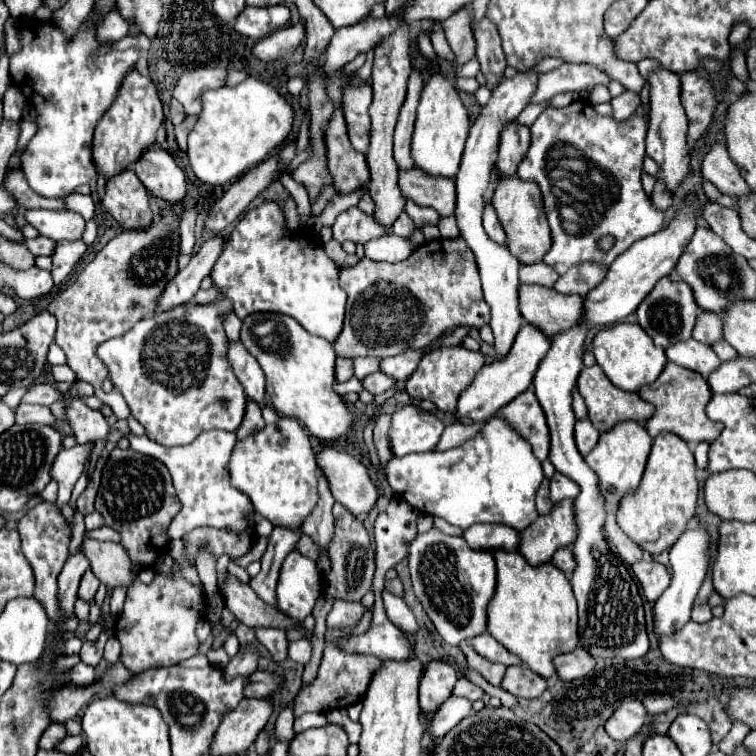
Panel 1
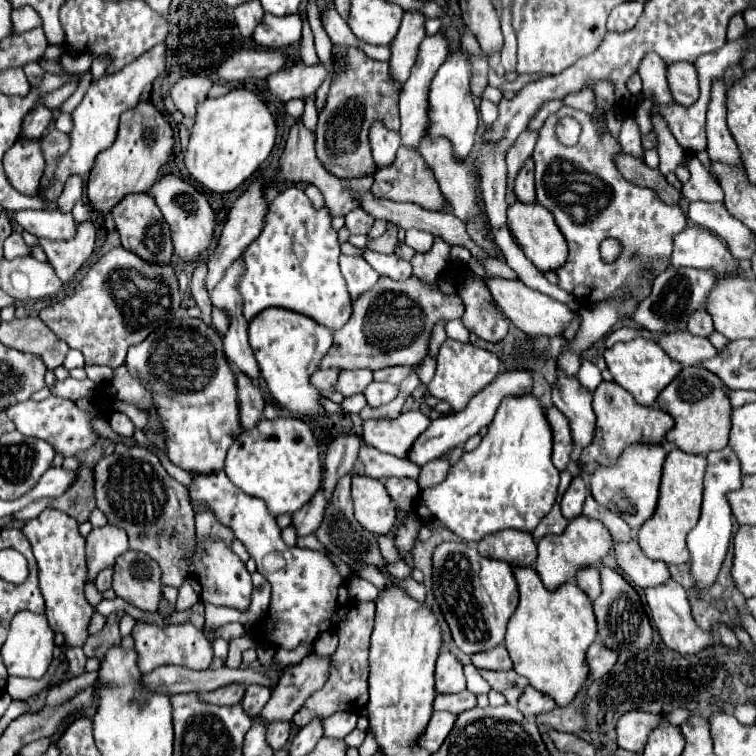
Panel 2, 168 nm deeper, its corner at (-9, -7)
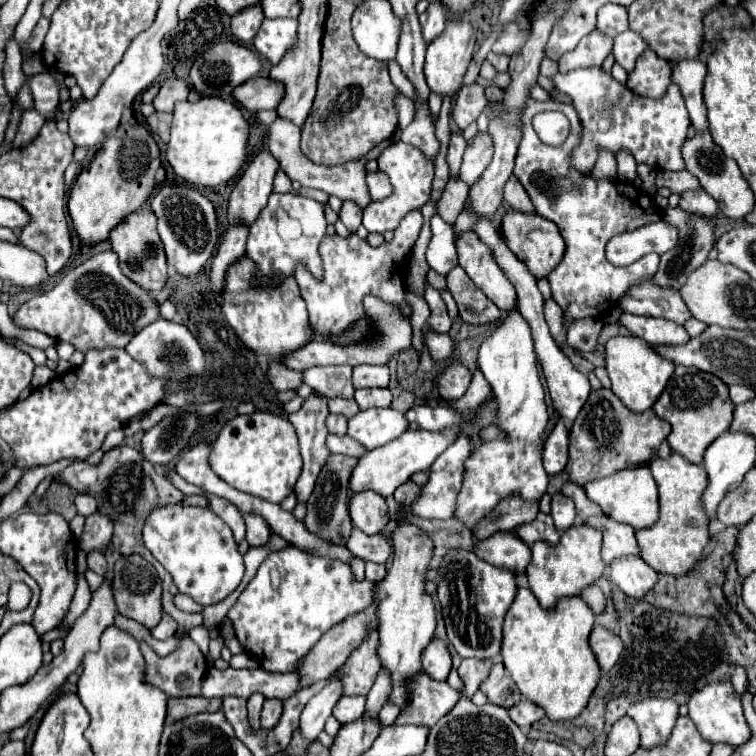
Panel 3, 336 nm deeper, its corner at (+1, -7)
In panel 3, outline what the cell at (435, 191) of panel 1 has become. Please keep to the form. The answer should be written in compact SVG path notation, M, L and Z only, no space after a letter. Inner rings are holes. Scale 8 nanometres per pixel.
M376 170L376 172L368 172L366 174L366 184L368 184L368 192L370 192L370 198L376 202L376 200L382 200L384 196L388 196L388 192L392 190L390 184L388 184L388 176L384 176L384 172Z

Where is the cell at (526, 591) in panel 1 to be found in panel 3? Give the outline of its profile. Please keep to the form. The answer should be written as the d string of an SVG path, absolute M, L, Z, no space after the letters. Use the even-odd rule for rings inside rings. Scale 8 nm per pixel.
M520 588L504 620L502 660L522 696L544 708L550 720L572 720L588 706L600 680L600 666L588 644L594 612L580 598L564 598L554 612L542 610L528 588Z

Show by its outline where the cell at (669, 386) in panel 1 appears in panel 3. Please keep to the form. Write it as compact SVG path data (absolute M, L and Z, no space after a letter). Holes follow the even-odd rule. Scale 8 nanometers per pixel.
M676 366L674 376L670 378L668 386L664 388L662 396L656 400L652 410L658 418L668 420L672 426L672 432L668 436L670 448L692 464L702 464L706 448L724 430L730 428L734 416L734 404L728 396L728 386L714 374L686 366Z

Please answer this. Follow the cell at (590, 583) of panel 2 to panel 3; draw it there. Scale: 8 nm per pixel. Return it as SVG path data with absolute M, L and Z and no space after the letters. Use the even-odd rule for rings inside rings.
M594 584L592 588L586 588L582 592L582 598L586 600L586 604L592 608L594 614L602 614L604 608L606 608L606 596L602 594L602 590Z

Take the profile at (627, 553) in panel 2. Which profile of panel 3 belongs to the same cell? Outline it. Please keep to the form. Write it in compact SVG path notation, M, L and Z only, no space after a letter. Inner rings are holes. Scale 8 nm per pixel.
M590 516L588 520L584 520L584 524L600 530L604 534L602 558L608 566L614 558L628 556L628 554L636 554L636 556L640 554L632 526L620 524L610 516Z

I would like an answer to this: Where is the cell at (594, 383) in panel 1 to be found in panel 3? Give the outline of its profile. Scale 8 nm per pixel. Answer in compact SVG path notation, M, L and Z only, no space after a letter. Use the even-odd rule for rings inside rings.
M596 390L588 396L588 402L570 430L570 460L566 466L570 482L584 486L596 478L606 478L626 468L650 464L652 454L656 456L658 446L668 438L668 434L670 424L660 420L654 410L636 414L628 410L612 390Z

